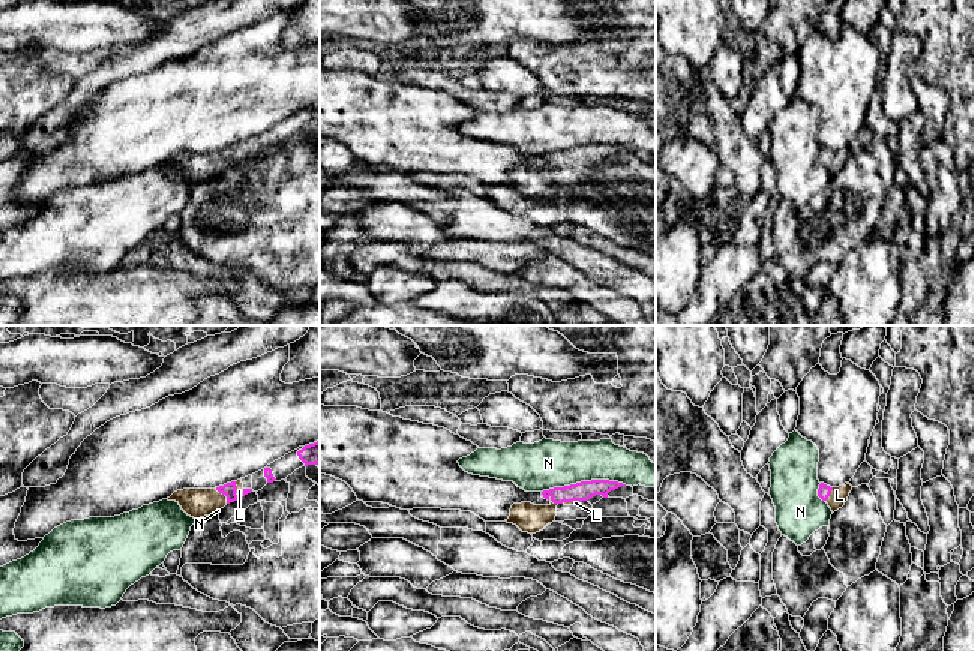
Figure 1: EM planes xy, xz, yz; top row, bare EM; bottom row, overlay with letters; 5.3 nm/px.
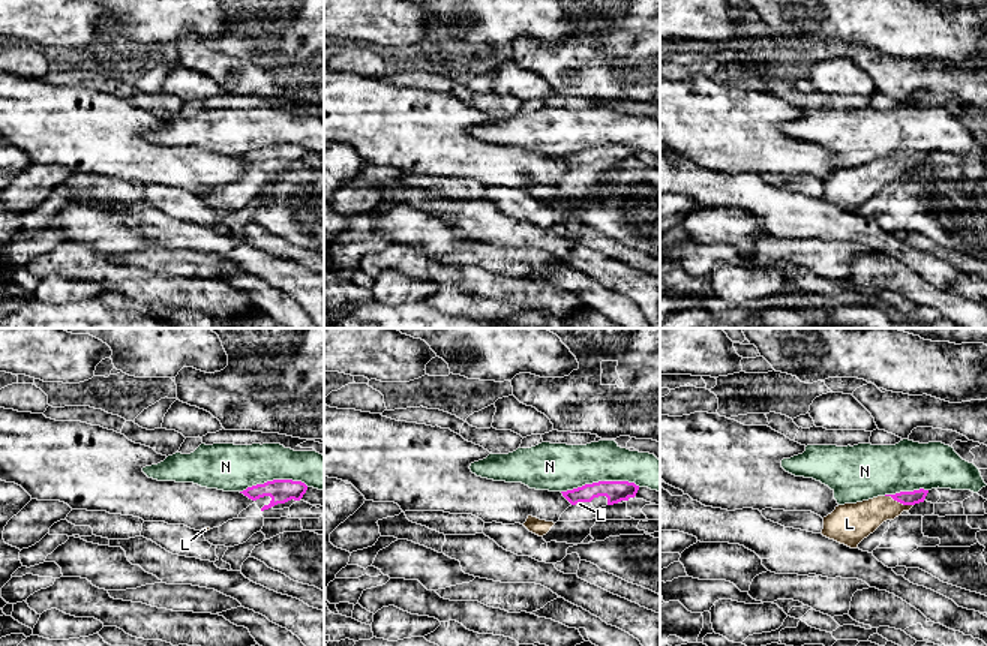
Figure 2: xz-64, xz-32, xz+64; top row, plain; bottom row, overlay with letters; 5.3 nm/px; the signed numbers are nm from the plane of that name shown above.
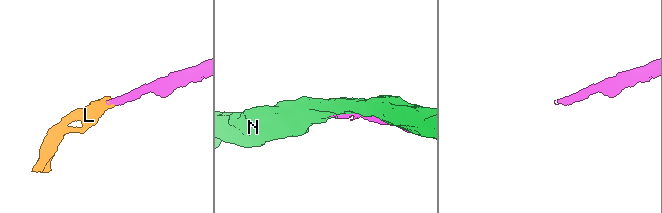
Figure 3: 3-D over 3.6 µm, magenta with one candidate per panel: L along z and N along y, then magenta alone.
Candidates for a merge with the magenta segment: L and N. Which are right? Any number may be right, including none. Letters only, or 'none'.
L

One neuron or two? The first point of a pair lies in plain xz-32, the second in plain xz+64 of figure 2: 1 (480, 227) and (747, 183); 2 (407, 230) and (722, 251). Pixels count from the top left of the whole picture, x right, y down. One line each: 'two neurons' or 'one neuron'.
1: one neuron
2: two neurons

